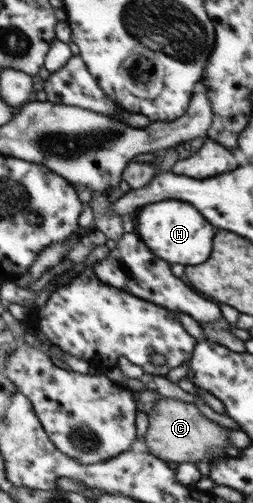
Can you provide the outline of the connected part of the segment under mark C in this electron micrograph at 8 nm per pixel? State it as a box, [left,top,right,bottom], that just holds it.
[142,396,229,462]

